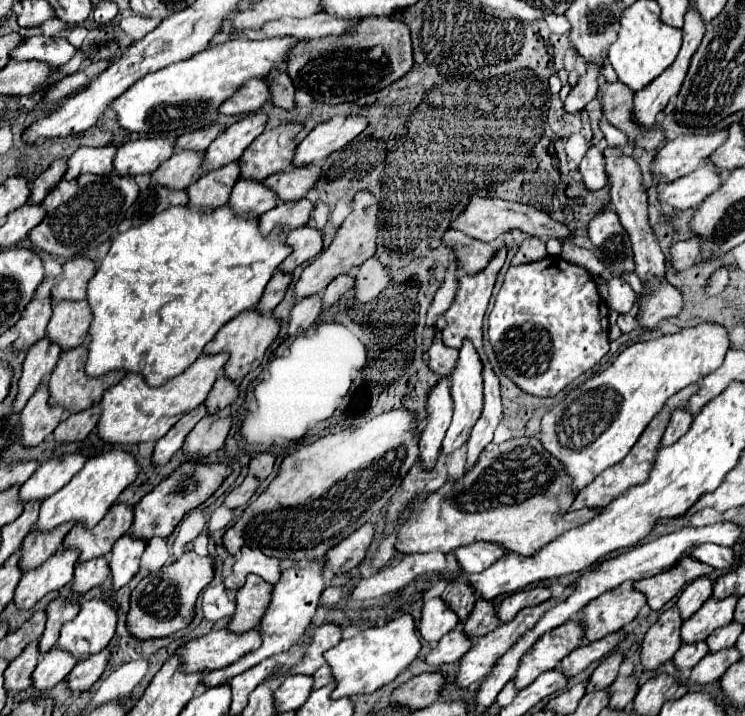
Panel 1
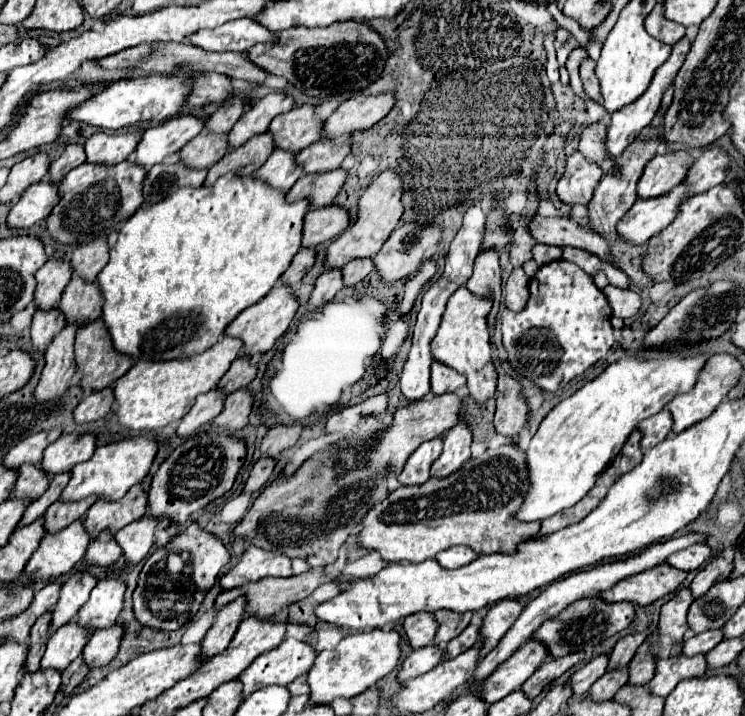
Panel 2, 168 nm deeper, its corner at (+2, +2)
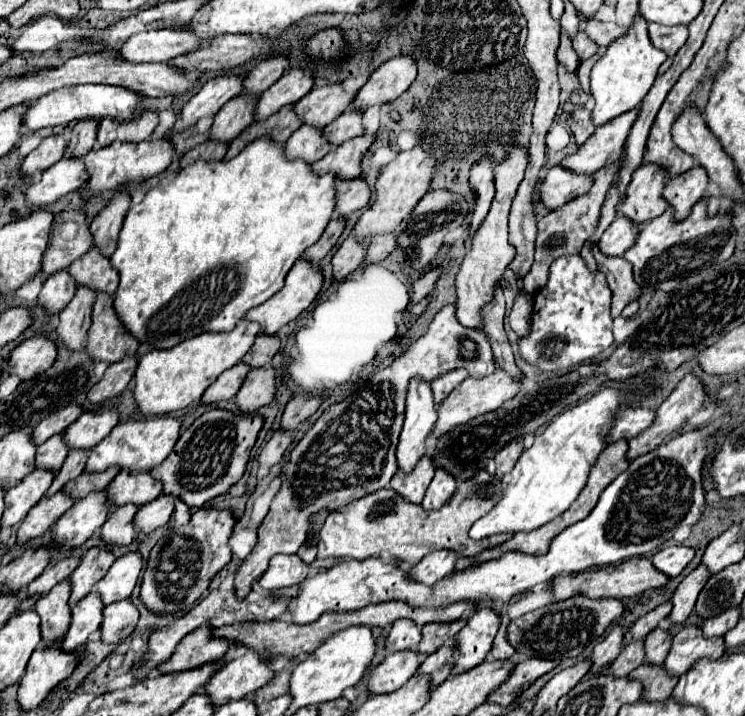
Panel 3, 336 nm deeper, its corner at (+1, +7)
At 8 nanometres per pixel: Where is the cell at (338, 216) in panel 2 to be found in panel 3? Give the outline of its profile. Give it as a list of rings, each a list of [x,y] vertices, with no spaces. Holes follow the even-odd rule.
[[[339,179],[337,181],[337,207],[335,213],[349,217],[351,213],[363,209],[371,199],[371,189],[365,179]]]

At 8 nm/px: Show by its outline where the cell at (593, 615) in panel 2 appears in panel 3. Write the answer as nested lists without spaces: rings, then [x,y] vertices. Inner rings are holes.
[[[583,595],[569,597],[559,603],[535,609],[519,619],[511,619],[507,625],[507,641],[515,647],[515,653],[523,657],[539,659],[569,659],[585,651],[593,637],[601,637],[603,631],[623,615],[623,603],[619,599],[589,599]]]

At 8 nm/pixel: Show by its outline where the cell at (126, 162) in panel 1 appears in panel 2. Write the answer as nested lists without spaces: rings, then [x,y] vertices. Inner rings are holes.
[[[178,114],[164,124],[148,128],[134,150],[134,162],[148,170],[150,166],[160,164],[168,154],[176,154],[198,132],[202,132],[202,128],[204,120],[190,114]]]

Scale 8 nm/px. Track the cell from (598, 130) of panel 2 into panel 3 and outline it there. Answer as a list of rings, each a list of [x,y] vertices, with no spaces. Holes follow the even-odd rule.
[[[585,107],[573,111],[571,117],[567,119],[567,123],[569,123],[571,131],[573,131],[573,137],[575,137],[577,145],[583,145],[593,135],[593,131],[595,131],[595,127],[591,123],[591,113]]]

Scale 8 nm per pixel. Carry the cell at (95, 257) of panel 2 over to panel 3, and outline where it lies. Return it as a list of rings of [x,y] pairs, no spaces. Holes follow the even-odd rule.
[[[119,191],[91,221],[93,241],[103,255],[111,255],[117,249],[117,237],[119,237],[123,219],[129,211],[129,205],[131,205],[131,195]]]

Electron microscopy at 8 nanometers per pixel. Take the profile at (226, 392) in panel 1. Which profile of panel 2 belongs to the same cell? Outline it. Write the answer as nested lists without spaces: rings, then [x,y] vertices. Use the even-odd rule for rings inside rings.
[[[240,356],[232,362],[230,370],[222,376],[222,380],[218,382],[218,390],[222,390],[224,394],[230,394],[234,390],[240,390],[240,388],[246,388],[254,376],[256,376],[256,366],[250,364],[250,358],[246,356]]]

